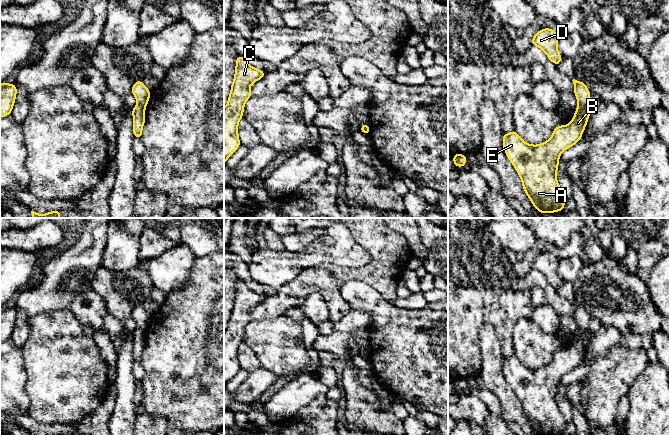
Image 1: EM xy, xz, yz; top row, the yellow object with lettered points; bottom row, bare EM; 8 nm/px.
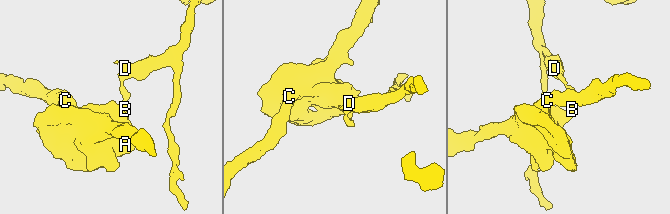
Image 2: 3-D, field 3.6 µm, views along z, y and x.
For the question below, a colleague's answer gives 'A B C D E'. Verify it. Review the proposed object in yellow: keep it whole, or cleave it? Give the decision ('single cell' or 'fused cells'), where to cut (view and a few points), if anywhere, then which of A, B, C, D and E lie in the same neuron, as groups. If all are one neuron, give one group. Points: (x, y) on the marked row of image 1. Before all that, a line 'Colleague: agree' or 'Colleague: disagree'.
Colleague: disagree
fused cells | yz (579, 104), (587, 106) | A B C E / D

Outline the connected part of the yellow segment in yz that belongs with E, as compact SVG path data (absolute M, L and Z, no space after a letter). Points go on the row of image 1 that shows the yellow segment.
M578 105L572 121L554 128L551 138L539 145L523 141L515 130L503 134L504 151L522 180L524 192L541 214L563 211L566 203L556 174L560 154L578 143L591 109Z

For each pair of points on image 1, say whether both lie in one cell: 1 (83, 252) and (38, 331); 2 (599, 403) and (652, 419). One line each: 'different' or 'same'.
1: different
2: different

